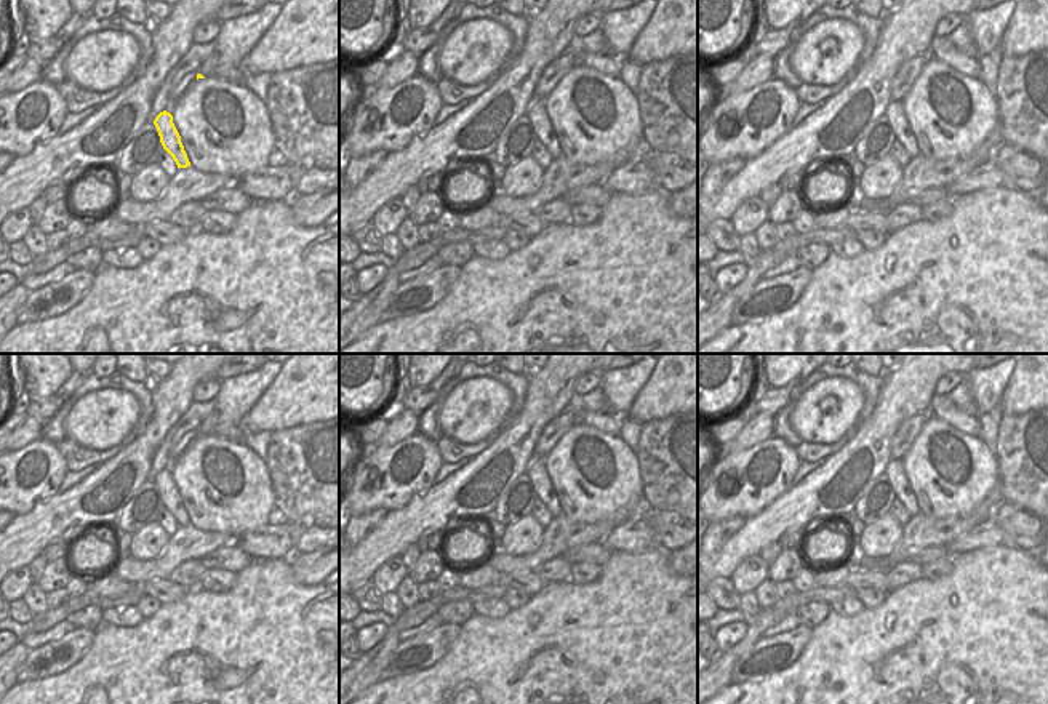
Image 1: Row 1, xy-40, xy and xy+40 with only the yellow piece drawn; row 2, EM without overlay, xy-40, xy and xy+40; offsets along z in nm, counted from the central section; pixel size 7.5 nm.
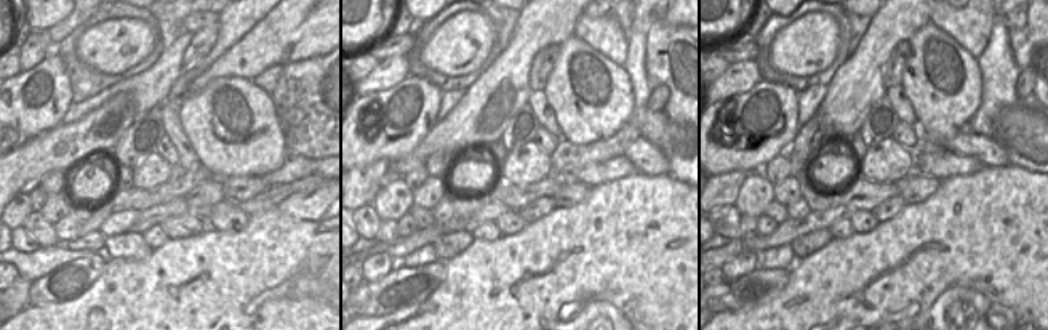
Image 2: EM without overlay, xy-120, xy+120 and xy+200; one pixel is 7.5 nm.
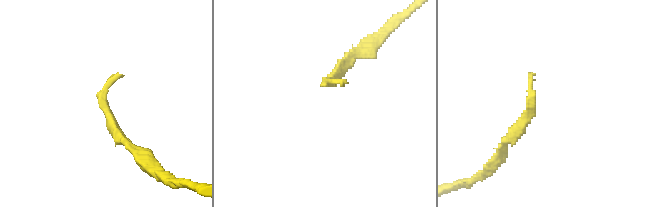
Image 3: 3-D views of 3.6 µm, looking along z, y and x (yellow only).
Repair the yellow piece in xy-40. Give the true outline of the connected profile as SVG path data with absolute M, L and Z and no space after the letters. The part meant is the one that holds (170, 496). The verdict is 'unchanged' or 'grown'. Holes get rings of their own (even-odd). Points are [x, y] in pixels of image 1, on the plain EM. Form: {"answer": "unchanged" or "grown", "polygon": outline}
{"answer": "unchanged", "polygon": "M163 469L155 475L154 483L158 490L163 507L173 515L178 526L190 525L190 520L181 501L181 494L173 482L173 474Z"}

